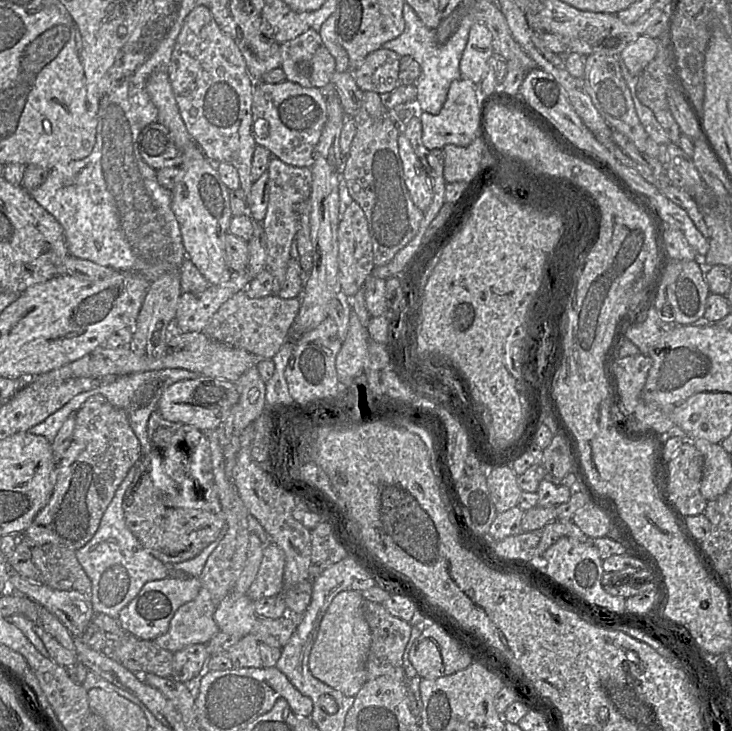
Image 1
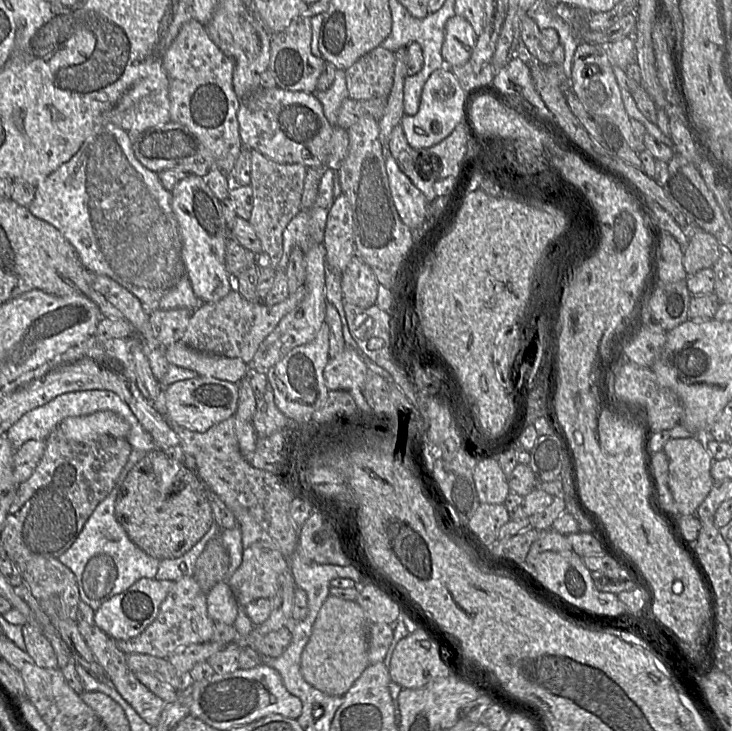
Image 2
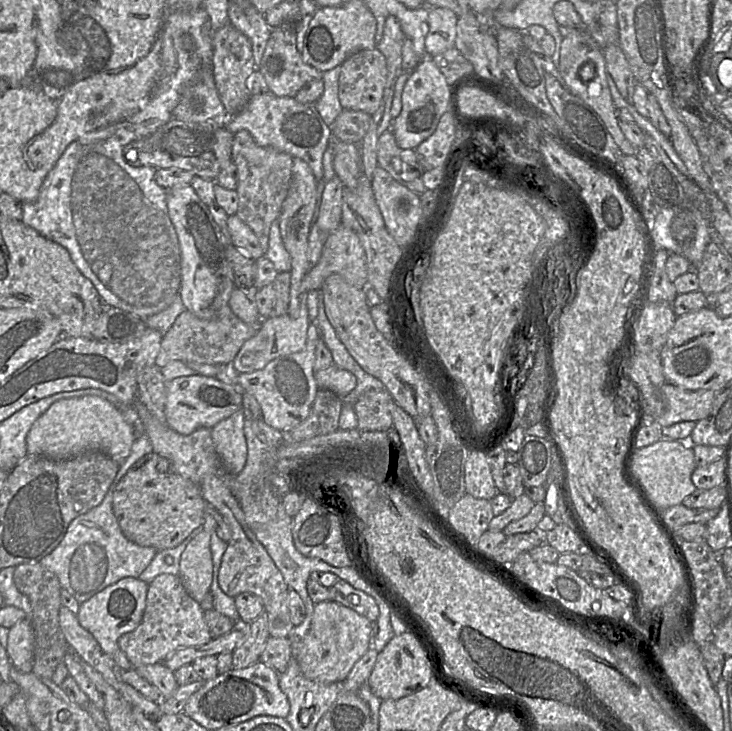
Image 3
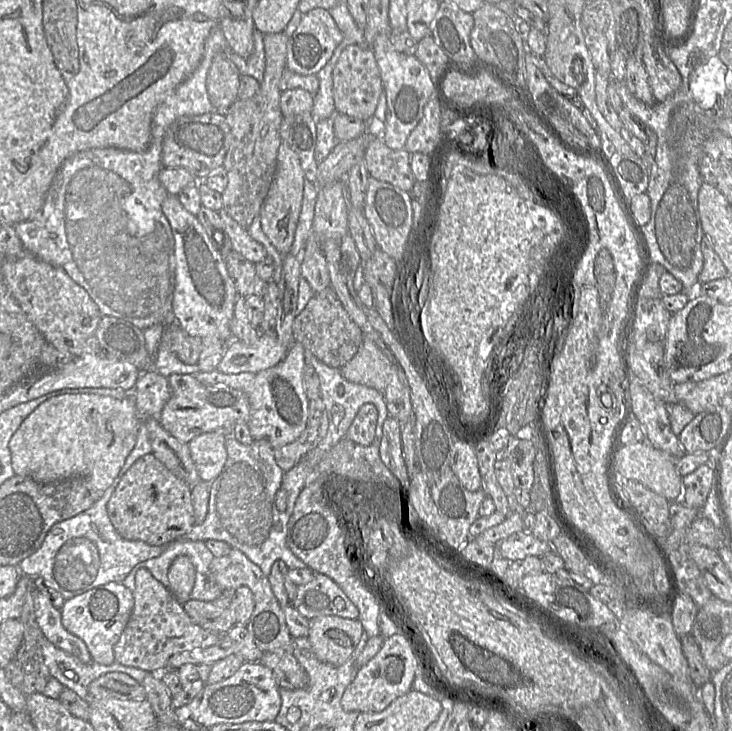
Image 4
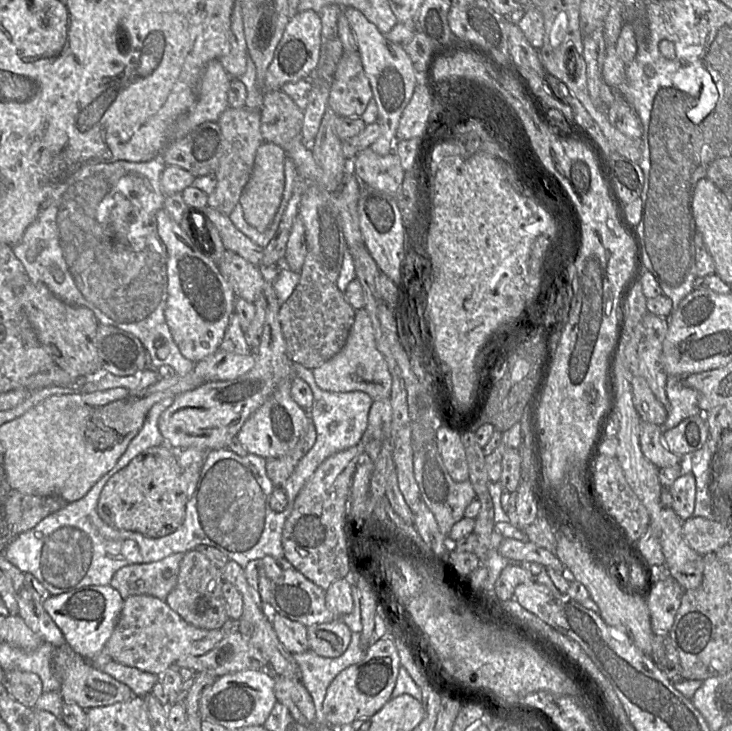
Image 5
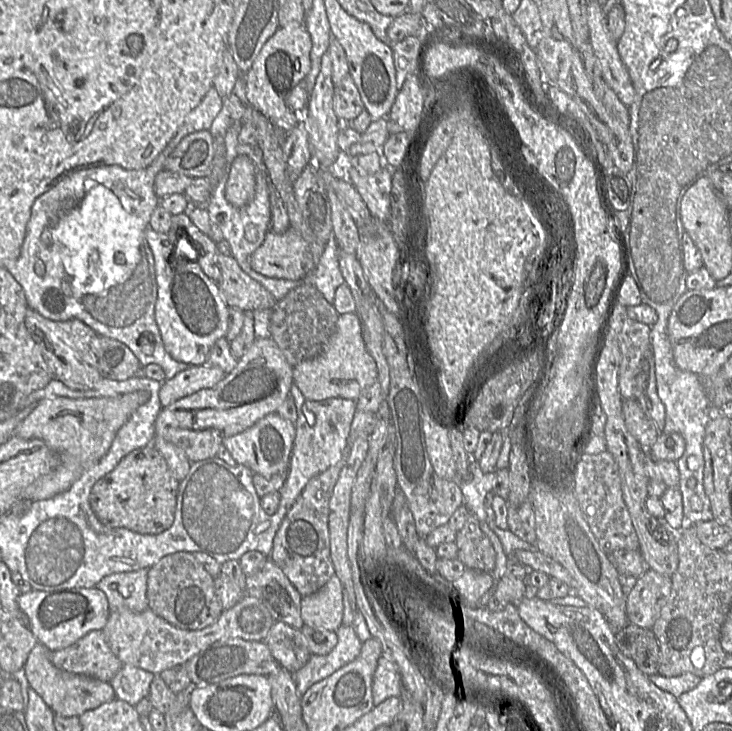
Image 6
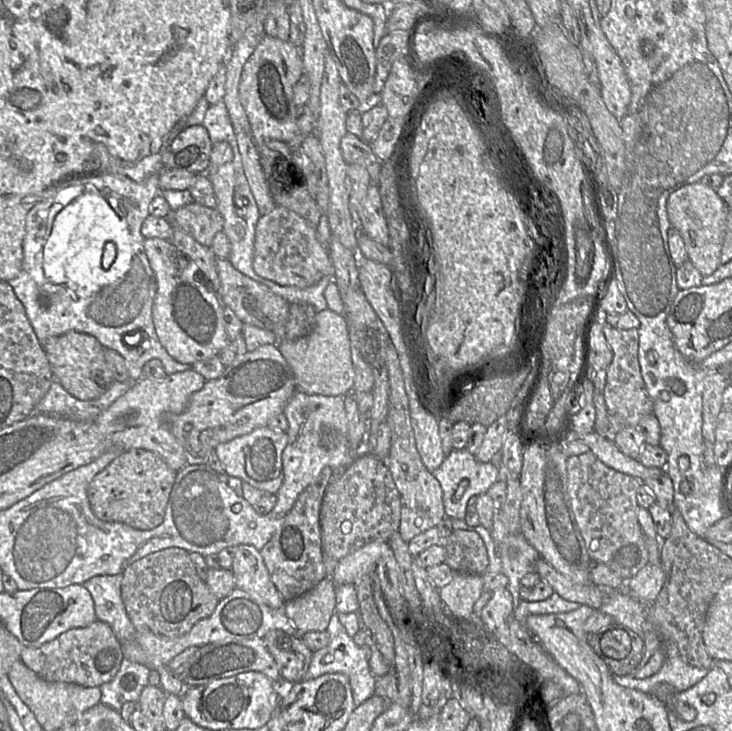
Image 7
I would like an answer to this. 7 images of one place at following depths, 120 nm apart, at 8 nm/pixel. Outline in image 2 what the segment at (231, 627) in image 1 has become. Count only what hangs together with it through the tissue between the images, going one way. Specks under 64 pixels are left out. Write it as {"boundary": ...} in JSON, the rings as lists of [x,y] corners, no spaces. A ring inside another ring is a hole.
{"boundary":[[[227,582],[217,583],[207,593],[206,601],[208,616],[214,623],[220,622],[233,626],[239,611],[239,604]]]}

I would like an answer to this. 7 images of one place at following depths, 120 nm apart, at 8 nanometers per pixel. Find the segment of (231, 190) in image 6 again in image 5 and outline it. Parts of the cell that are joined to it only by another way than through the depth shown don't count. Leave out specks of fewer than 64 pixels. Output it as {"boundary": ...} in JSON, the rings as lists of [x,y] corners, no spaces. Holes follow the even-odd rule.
{"boundary":[[[264,142],[257,149],[253,170],[240,199],[245,220],[258,231],[265,231],[273,222],[280,207],[285,187],[285,161],[287,154],[280,146]]]}

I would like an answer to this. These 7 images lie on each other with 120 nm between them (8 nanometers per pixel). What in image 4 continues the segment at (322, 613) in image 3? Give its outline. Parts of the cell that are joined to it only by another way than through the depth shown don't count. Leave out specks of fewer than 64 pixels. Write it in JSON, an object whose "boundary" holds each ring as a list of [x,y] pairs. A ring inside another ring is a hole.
{"boundary":[[[321,616],[310,621],[308,641],[318,660],[340,666],[351,657],[363,633],[358,619]]]}

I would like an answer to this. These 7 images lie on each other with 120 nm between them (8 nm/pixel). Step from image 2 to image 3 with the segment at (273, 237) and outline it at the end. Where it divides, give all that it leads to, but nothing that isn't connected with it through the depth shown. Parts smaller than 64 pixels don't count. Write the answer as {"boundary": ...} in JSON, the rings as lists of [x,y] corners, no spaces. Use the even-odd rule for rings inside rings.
{"boundary":[[[247,130],[233,135],[231,160],[237,167],[238,216],[256,234],[265,254],[271,226],[279,219],[292,182],[293,157],[287,153],[257,144]]]}

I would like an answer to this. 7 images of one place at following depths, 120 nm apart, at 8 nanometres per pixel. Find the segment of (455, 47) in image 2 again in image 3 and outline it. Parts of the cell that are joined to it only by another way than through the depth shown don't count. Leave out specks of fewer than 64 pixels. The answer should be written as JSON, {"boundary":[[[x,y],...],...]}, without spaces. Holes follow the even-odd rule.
{"boundary":[[[446,8],[429,9],[428,33],[425,38],[425,49],[429,56],[454,48],[458,18],[453,11]]]}

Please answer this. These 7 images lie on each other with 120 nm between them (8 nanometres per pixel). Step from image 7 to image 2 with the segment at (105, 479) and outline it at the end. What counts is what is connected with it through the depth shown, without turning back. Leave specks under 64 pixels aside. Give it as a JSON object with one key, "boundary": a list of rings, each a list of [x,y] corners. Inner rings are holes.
{"boundary":[[[154,449],[132,468],[122,483],[115,504],[116,518],[132,542],[148,555],[158,560],[179,558],[213,523],[206,488],[195,473],[184,468],[181,460]]]}

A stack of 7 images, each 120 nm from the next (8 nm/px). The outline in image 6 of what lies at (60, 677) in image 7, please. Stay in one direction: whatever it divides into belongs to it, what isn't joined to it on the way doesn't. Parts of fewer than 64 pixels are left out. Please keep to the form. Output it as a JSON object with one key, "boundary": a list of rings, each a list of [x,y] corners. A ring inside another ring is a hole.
{"boundary":[[[94,630],[72,645],[51,651],[51,663],[58,669],[109,682],[123,665],[108,646],[103,630]]]}

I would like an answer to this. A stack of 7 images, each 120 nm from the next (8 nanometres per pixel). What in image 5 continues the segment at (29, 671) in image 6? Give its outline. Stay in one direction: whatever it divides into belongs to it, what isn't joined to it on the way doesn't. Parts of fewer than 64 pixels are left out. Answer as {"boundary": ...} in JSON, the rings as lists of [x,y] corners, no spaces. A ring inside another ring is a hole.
{"boundary":[[[66,644],[55,648],[53,661],[54,670],[61,680],[61,686],[58,692],[63,701],[74,702],[81,708],[88,710],[92,707],[125,702],[135,697],[127,685],[94,668],[85,658],[75,653]]]}

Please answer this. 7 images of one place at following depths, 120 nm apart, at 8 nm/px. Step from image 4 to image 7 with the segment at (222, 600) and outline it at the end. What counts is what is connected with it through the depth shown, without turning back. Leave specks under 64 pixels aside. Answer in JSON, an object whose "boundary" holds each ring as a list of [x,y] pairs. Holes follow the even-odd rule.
{"boundary":[[[171,547],[151,553],[126,567],[121,573],[121,597],[135,631],[177,638],[208,618],[219,600],[197,574],[189,552]]]}

